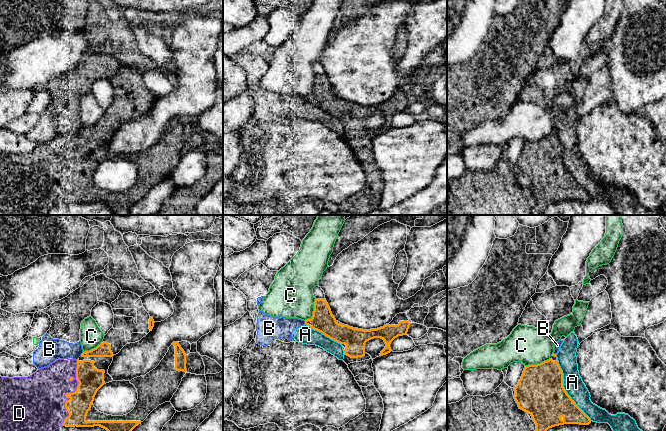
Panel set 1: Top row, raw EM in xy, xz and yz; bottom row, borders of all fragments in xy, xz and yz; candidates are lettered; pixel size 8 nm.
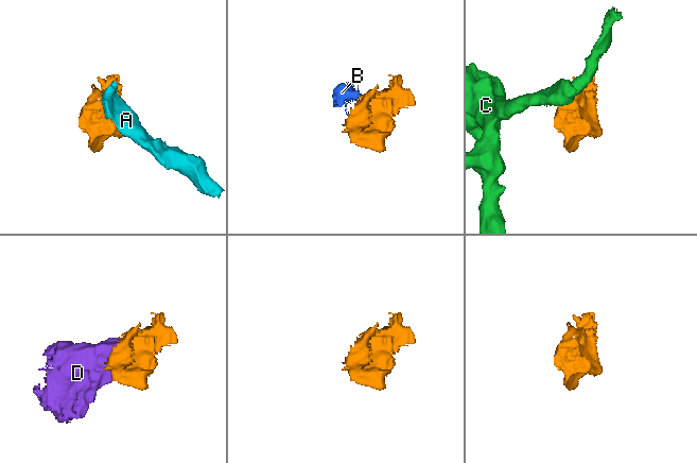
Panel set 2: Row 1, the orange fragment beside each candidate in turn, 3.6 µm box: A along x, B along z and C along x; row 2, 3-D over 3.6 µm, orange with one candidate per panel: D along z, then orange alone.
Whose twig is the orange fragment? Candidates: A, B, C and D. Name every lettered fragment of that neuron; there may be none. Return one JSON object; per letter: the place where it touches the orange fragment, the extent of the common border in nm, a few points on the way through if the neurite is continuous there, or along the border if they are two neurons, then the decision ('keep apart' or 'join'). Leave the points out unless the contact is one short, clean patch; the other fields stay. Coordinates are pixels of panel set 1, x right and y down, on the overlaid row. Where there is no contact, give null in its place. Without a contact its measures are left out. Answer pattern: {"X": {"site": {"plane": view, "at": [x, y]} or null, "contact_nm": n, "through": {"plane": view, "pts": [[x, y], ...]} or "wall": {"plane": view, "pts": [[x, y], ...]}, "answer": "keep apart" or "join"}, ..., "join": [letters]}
{"A": {"site": {"plane": "yz", "at": [565, 391]}, "contact_nm": 550, "answer": "keep apart"}, "B": {"site": {"plane": "xy", "at": [81, 354]}, "contact_nm": 40, "answer": "keep apart"}, "C": {"site": {"plane": "xz", "at": [313, 311]}, "contact_nm": 200, "answer": "keep apart"}, "D": {"site": {"plane": "xy", "at": [69, 393]}, "contact_nm": 550, "answer": "join"}, "join": ["D"]}

